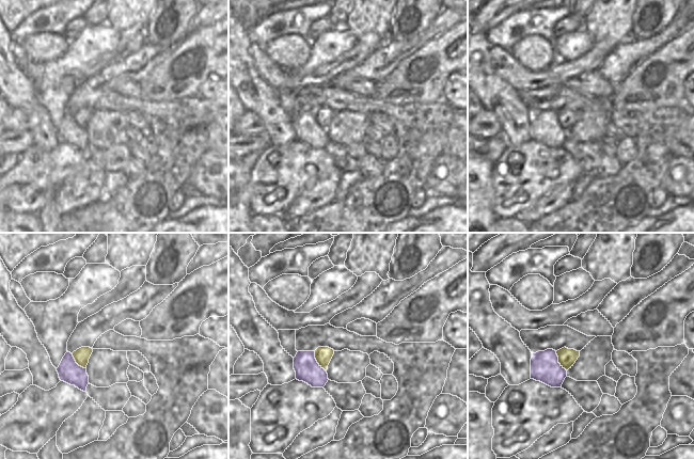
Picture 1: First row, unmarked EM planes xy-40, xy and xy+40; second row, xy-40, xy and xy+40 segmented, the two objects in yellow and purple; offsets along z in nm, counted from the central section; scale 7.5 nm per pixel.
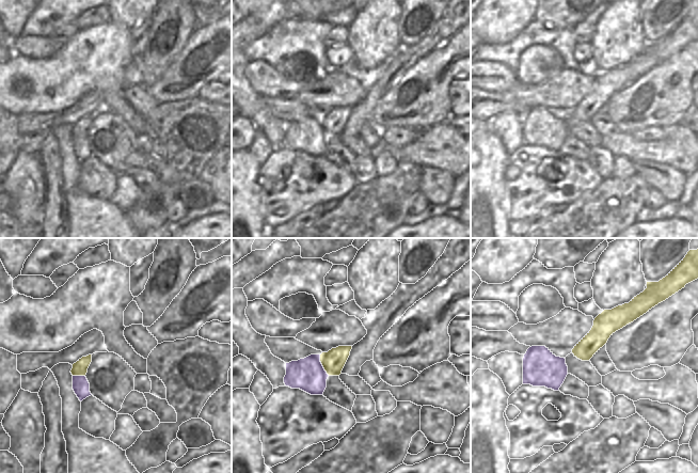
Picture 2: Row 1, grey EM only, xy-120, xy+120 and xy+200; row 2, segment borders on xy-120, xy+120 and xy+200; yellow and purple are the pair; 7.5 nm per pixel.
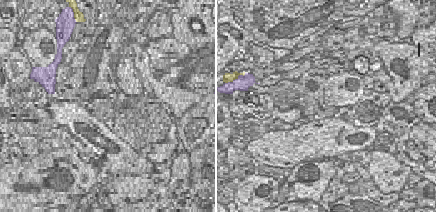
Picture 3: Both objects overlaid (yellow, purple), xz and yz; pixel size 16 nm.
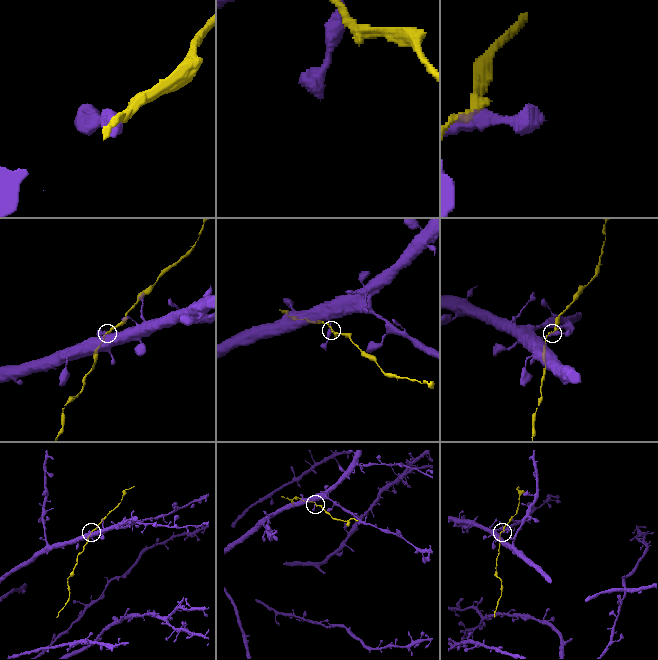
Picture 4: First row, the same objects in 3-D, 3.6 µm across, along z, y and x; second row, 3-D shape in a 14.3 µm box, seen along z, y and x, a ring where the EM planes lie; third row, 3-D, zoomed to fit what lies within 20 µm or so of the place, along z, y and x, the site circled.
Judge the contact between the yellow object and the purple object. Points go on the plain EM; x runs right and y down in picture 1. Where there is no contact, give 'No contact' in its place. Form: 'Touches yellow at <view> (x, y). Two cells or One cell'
Touches yellow at xy (316, 121). One cell.

